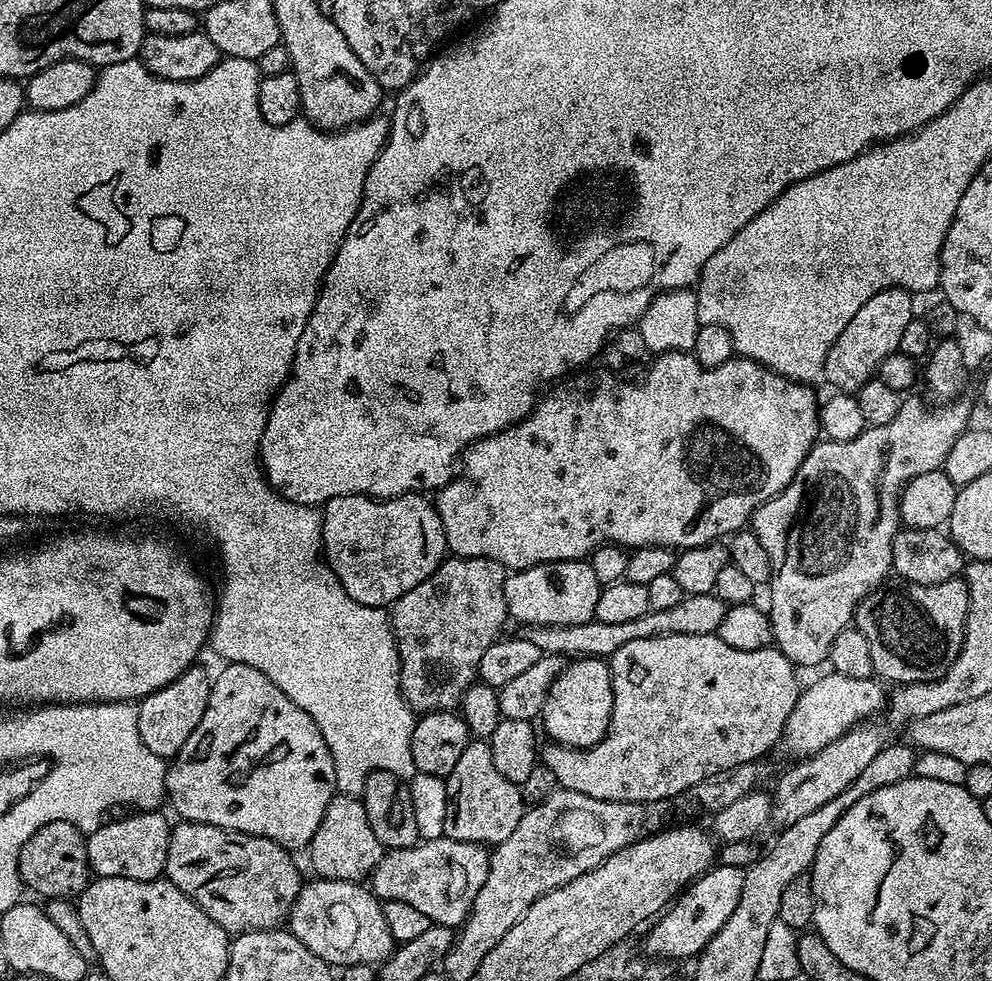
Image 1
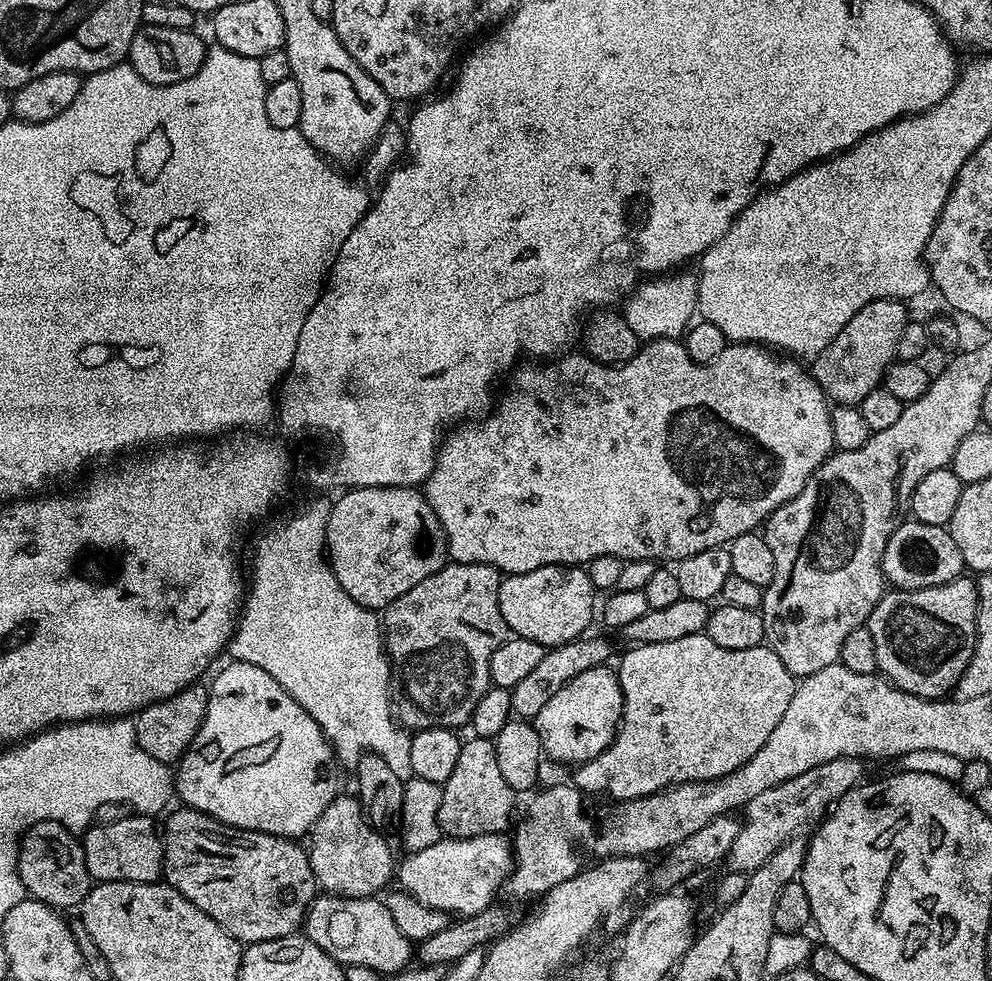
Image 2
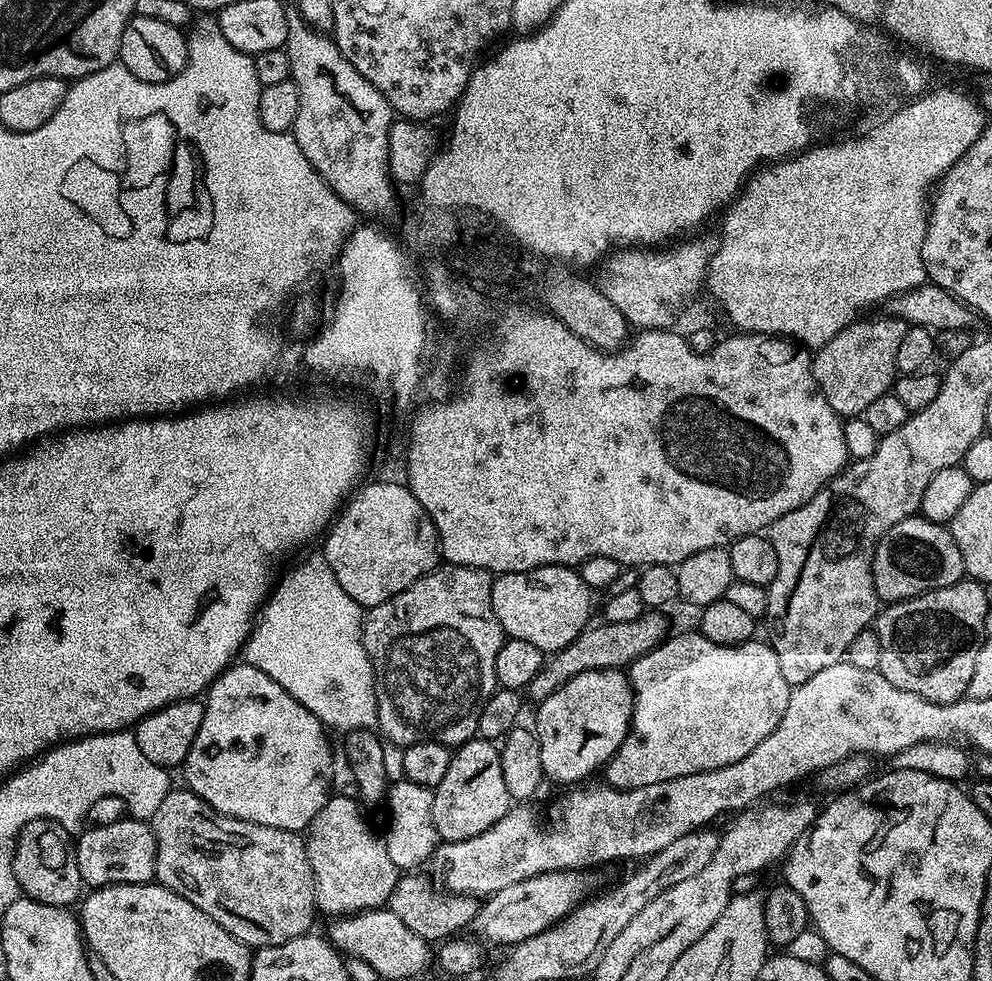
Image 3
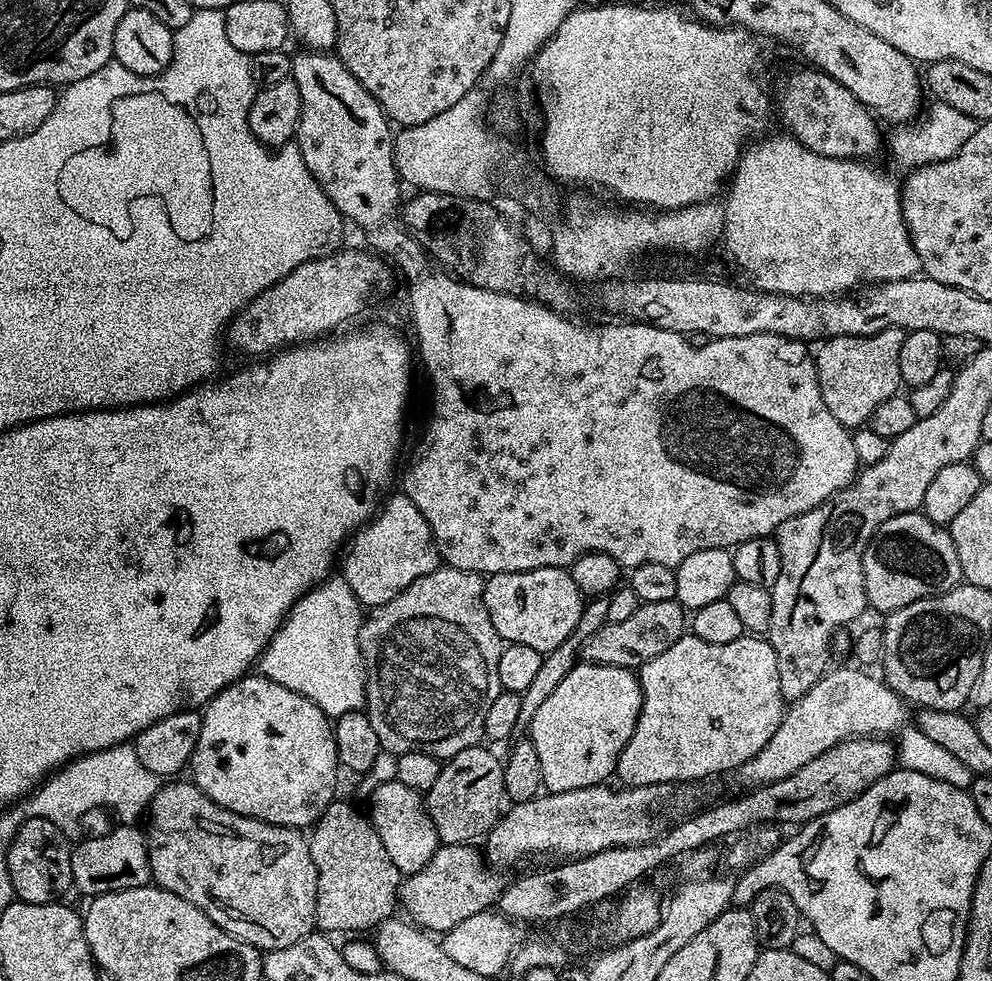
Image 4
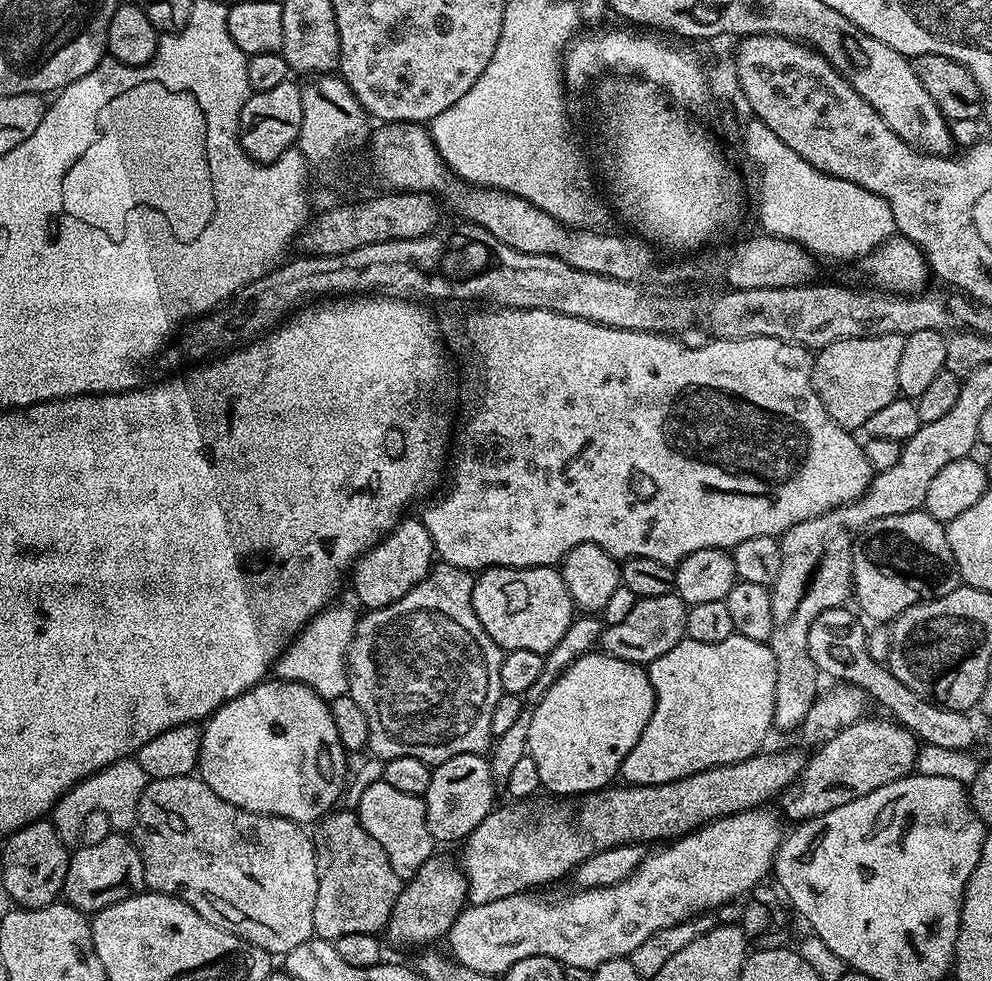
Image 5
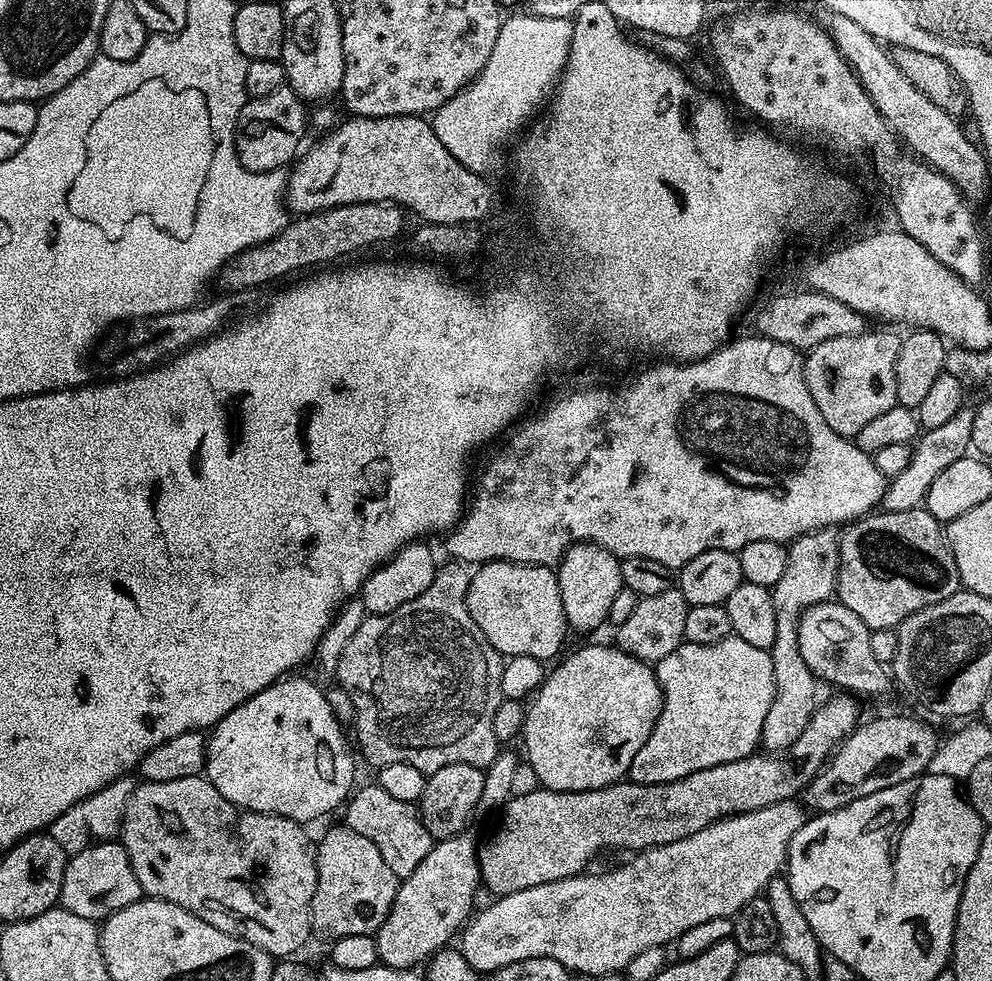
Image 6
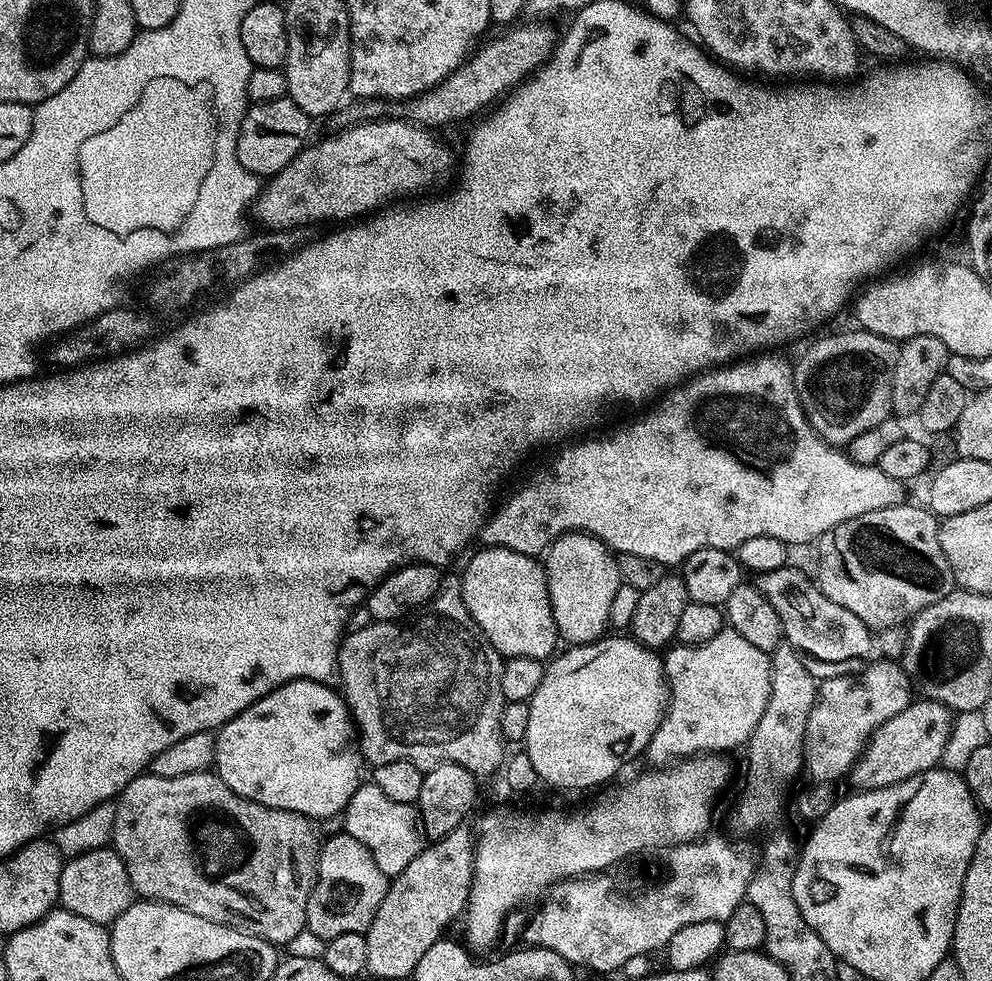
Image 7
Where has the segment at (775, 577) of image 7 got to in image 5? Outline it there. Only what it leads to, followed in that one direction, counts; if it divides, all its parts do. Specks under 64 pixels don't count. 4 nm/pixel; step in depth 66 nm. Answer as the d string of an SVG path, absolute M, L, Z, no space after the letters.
M842 606L831 608L820 614L811 624L808 645L817 671L825 677L828 675L834 678L833 681L855 684L857 688L863 689L871 699L873 697L878 700L882 707L892 713L893 715L889 715L903 728L910 730L919 741L947 749L971 749L976 734L970 716L965 712L930 703L908 686L903 686L885 665L875 662L867 653L865 625L862 626L848 610Z

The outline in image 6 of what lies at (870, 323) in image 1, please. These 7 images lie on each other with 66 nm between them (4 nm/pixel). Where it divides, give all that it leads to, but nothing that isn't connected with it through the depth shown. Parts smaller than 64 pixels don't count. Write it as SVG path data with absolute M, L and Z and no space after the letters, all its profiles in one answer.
M865 330L859 336L846 338L830 338L830 342L822 342L814 346L808 353L804 362L804 381L814 398L814 406L826 418L826 426L834 430L839 436L855 438L862 426L868 425L873 418L878 418L885 410L897 407L896 402L896 363L901 337L895 336L895 331L871 332Z

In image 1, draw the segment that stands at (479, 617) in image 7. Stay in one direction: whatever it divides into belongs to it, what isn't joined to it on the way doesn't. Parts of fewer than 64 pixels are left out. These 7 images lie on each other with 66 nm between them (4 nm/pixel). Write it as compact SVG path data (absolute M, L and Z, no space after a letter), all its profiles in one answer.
M587 559L582 560L554 560L551 564L535 564L529 568L522 568L513 571L504 577L504 597L508 607L508 615L513 621L517 620L517 625L537 624L538 626L578 626L582 622L590 622L596 619L596 607L602 585L598 582L598 574L594 574L591 563Z

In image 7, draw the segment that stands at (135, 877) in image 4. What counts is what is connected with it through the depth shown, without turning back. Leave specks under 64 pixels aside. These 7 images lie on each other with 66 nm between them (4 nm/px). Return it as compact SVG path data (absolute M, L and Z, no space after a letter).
M109 846L90 850L67 861L60 879L59 907L65 912L78 914L78 918L90 918L95 924L111 925L137 899L126 874L126 866L116 849Z

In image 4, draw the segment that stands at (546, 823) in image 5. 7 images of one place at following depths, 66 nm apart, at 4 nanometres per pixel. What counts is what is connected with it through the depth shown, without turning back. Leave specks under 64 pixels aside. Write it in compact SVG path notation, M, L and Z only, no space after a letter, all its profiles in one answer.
M441 844L434 858L413 876L404 876L398 897L403 915L418 928L443 934L479 912L489 911L499 901L506 880L486 866L486 856L472 844Z

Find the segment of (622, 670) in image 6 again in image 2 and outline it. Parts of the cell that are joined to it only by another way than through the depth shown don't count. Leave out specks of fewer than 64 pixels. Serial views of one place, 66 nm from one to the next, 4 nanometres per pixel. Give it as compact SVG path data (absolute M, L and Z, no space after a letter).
M605 666L582 670L578 678L566 682L562 690L555 692L534 717L538 738L547 759L579 766L602 754L602 750L612 744L624 713L624 695L620 689L619 675L613 669L611 672L610 668Z

